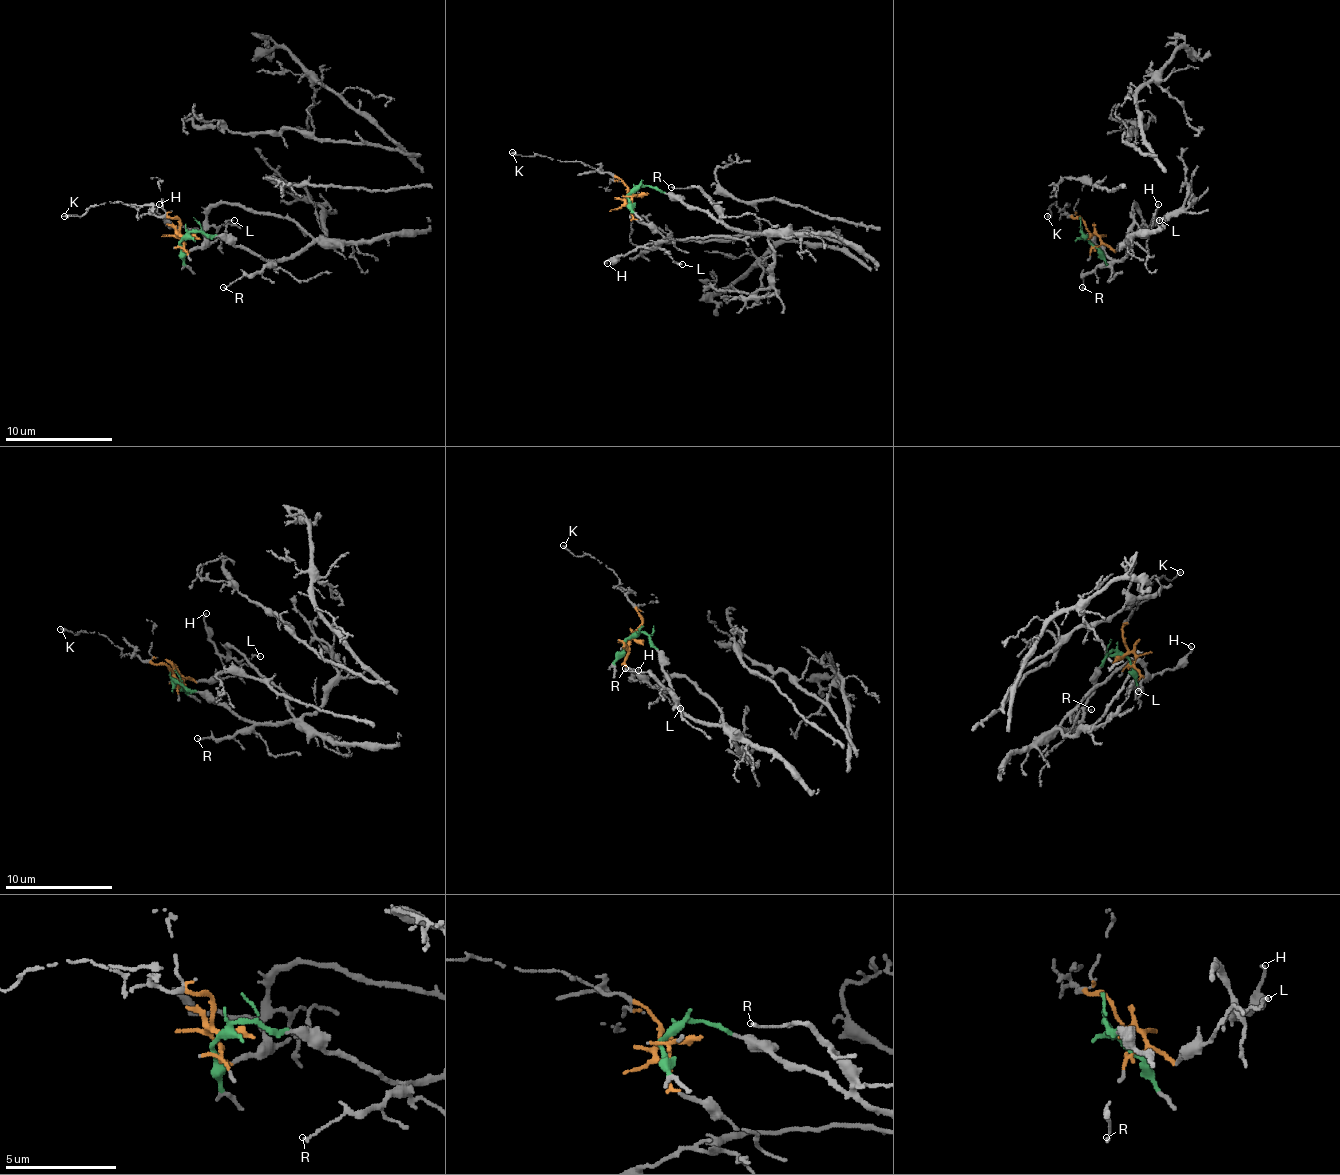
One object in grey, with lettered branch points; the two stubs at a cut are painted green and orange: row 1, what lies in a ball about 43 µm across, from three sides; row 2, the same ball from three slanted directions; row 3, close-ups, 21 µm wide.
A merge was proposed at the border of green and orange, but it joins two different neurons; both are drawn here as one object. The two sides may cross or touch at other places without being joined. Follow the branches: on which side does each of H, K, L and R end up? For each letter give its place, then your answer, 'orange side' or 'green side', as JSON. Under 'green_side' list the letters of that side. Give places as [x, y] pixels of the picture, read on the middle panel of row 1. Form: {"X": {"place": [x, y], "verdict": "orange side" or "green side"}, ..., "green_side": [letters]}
{"H": {"place": [607, 263], "verdict": "green side"}, "K": {"place": [512, 152], "verdict": "orange side"}, "L": {"place": [682, 264], "verdict": "green side"}, "R": {"place": [671, 187], "verdict": "green side"}, "green_side": ["H", "L", "R"]}

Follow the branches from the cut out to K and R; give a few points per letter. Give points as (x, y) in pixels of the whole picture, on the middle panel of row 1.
K: (631, 194), (623, 183), (589, 167), (511, 151)
R: (631, 191), (639, 186), (672, 191), (688, 205), (714, 215), (717, 207), (696, 186), (672, 186)

